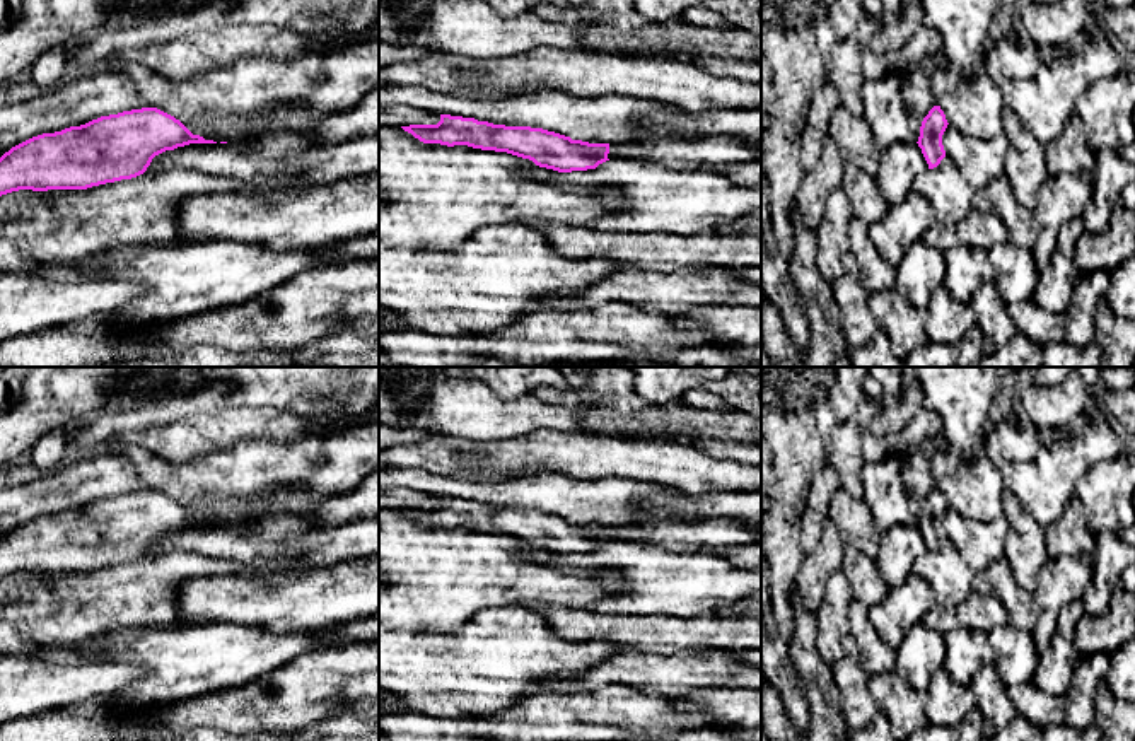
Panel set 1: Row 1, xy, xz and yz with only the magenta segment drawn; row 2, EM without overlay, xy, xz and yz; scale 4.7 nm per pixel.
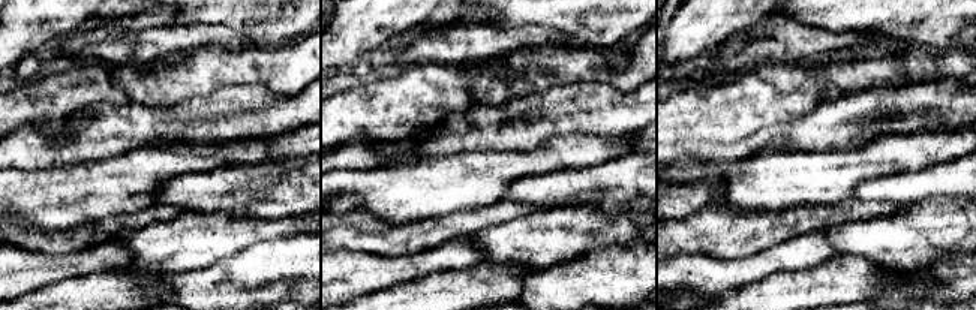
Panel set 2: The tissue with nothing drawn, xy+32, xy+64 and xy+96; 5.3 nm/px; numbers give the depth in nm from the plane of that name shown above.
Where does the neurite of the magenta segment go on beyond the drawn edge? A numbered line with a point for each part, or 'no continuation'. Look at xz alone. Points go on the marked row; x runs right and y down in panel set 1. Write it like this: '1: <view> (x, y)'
1: xz (669, 151)

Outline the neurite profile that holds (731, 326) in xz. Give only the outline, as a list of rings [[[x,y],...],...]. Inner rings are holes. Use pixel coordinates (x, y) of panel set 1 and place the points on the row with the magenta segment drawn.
[[[703,306],[683,314],[679,324],[700,328],[717,338],[720,347],[734,359],[758,359],[761,352],[761,307]]]

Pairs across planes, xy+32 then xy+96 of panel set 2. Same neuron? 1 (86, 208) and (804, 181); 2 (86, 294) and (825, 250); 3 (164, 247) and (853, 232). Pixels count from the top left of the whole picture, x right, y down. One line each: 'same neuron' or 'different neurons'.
1: same neuron
2: different neurons
3: same neuron

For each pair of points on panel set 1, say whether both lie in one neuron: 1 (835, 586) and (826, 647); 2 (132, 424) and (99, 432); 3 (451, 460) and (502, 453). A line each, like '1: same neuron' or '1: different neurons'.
1: same neuron
2: same neuron
3: same neuron

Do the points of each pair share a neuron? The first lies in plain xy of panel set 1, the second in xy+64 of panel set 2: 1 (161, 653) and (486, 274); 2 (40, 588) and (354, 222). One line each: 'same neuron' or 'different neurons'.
1: different neurons
2: different neurons

